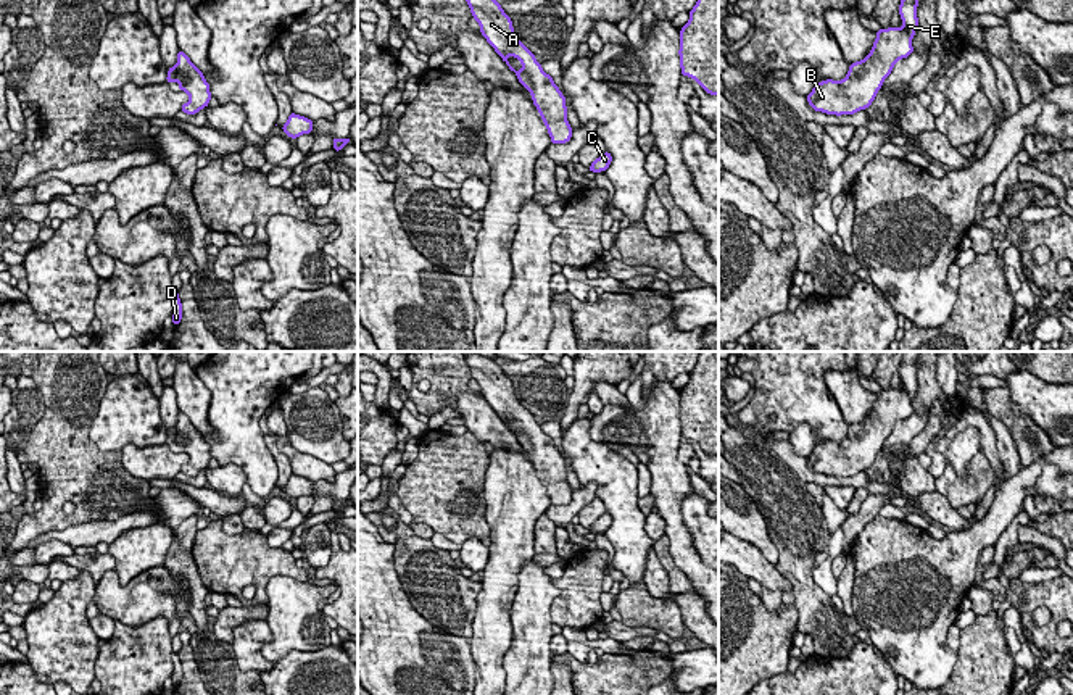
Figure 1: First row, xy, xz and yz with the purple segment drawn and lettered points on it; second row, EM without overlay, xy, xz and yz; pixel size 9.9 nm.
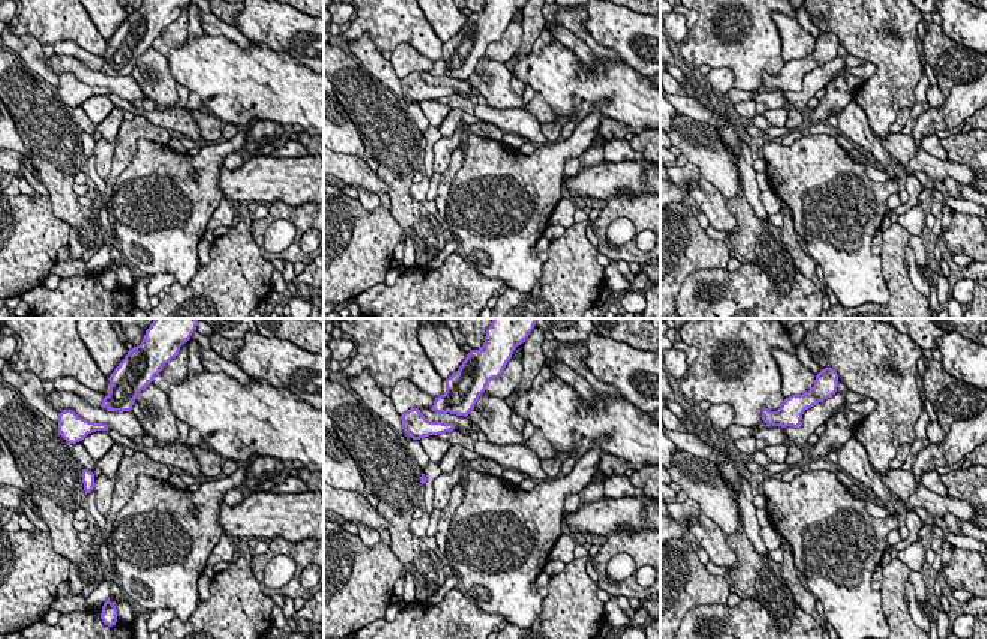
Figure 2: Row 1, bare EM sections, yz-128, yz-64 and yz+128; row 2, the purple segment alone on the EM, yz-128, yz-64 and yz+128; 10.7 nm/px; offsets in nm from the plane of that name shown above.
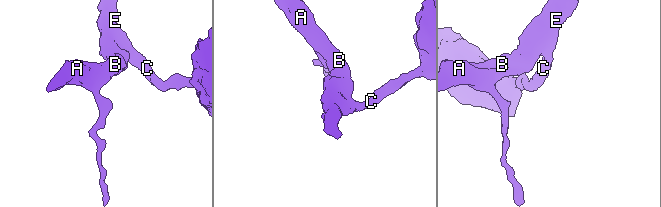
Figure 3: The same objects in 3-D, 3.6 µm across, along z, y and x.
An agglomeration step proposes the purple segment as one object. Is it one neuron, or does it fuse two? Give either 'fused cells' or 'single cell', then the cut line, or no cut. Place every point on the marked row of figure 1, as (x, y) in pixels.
single cell; cut none

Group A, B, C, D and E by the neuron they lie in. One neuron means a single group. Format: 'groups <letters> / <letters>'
groups A B C D E

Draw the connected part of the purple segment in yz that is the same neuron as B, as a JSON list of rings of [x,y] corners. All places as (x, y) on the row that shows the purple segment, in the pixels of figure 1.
[[[901,0],[901,27],[880,29],[873,48],[862,60],[849,65],[844,79],[826,79],[814,85],[807,97],[809,106],[826,114],[854,114],[867,110],[891,74],[897,60],[912,55],[912,39],[918,27],[918,0]]]

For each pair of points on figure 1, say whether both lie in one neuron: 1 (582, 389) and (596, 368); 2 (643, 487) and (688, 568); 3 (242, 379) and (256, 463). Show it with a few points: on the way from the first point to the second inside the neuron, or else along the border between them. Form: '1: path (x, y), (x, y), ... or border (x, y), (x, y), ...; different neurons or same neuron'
1: path (584, 384), (592, 373); same neuron
2: border (640, 461), (650, 473), (650, 492); different neurons
3: path (242, 400), (242, 442); same neuron

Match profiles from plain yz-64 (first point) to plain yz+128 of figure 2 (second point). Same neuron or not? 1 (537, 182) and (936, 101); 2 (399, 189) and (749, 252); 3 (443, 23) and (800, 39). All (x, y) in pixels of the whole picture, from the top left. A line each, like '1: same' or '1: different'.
1: different
2: same
3: same

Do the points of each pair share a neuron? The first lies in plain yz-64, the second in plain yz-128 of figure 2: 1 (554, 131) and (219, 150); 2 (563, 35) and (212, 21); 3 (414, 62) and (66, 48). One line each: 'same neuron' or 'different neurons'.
1: different neurons
2: same neuron
3: same neuron

